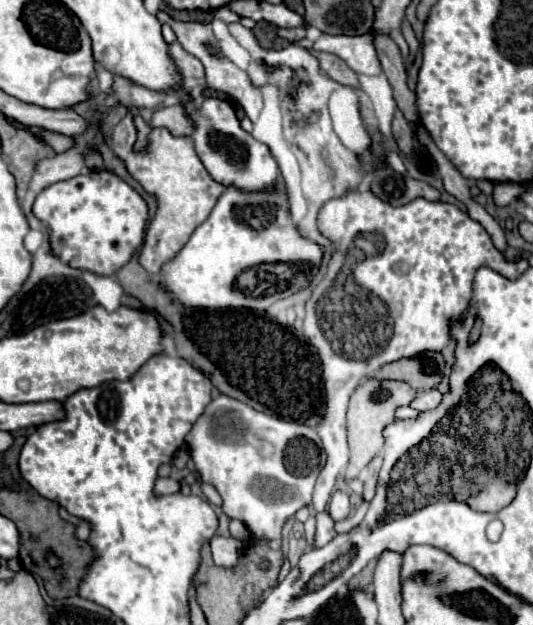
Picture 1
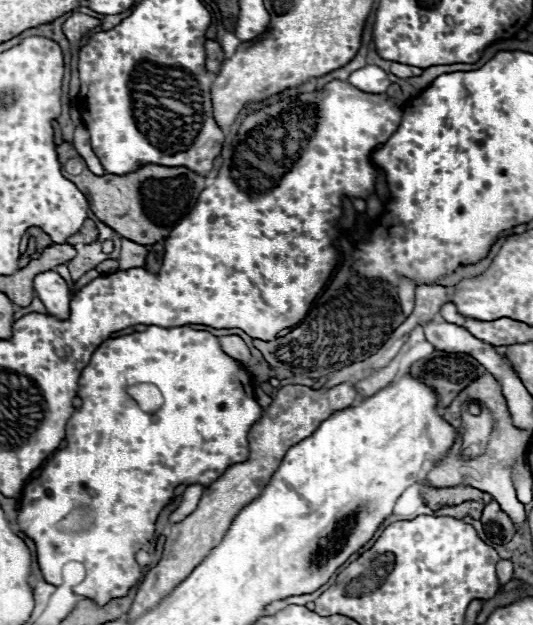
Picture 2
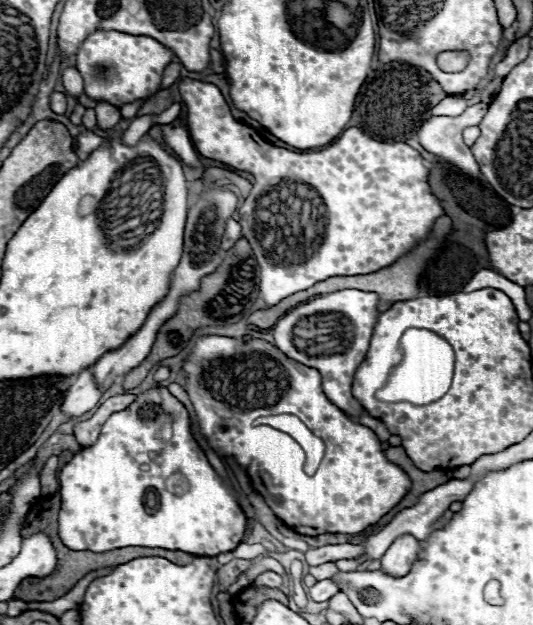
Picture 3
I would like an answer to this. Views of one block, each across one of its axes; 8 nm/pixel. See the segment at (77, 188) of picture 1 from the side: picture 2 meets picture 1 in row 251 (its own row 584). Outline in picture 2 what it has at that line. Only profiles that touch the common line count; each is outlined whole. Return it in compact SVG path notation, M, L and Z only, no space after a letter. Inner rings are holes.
M148 326L144 332L102 342L92 354L90 364L82 370L78 396L82 406L76 408L66 426L66 448L58 450L44 464L40 476L24 486L18 526L34 540L36 558L46 582L54 586L66 582L71 586L78 584L72 588L74 594L94 600L96 604L106 604L116 596L126 596L142 578L136 552L152 540L156 518L170 502L174 488L180 484L208 486L220 478L228 466L248 458L246 436L252 424L262 416L262 408L254 398L252 378L242 364L222 352L216 336L190 326ZM134 384L156 384L164 394L162 408L154 414L142 412L126 392L126 388ZM78 506L90 506L94 510L94 526L80 534L58 532L56 524Z

